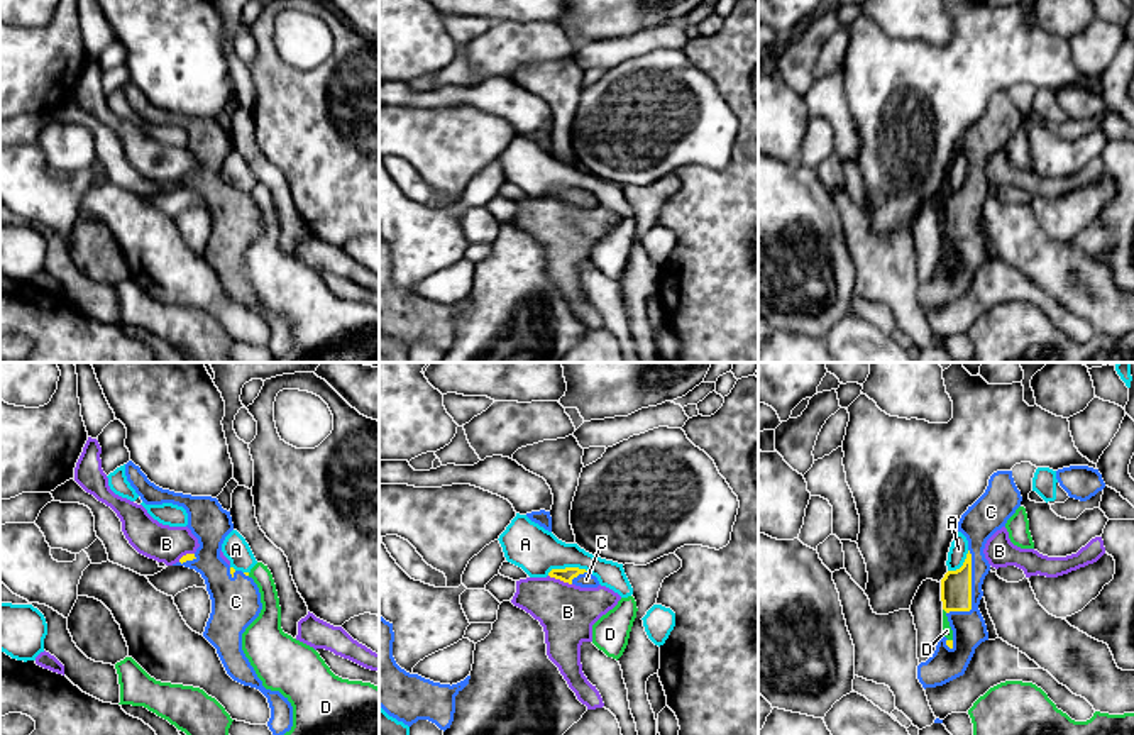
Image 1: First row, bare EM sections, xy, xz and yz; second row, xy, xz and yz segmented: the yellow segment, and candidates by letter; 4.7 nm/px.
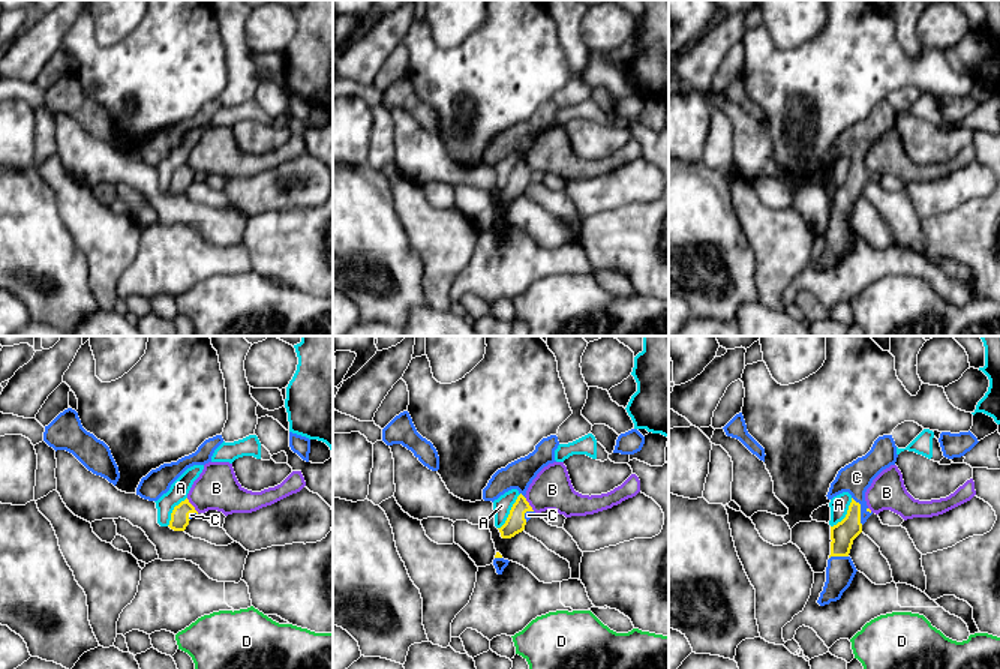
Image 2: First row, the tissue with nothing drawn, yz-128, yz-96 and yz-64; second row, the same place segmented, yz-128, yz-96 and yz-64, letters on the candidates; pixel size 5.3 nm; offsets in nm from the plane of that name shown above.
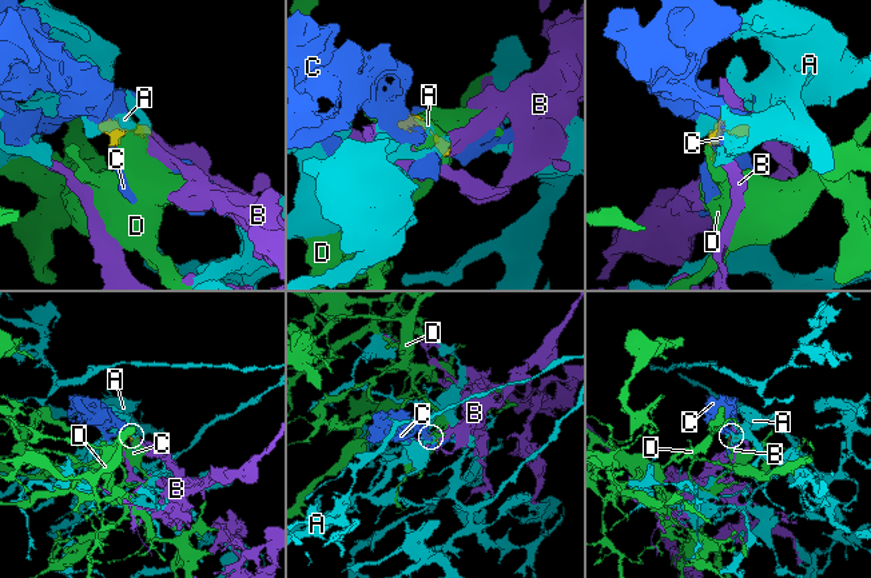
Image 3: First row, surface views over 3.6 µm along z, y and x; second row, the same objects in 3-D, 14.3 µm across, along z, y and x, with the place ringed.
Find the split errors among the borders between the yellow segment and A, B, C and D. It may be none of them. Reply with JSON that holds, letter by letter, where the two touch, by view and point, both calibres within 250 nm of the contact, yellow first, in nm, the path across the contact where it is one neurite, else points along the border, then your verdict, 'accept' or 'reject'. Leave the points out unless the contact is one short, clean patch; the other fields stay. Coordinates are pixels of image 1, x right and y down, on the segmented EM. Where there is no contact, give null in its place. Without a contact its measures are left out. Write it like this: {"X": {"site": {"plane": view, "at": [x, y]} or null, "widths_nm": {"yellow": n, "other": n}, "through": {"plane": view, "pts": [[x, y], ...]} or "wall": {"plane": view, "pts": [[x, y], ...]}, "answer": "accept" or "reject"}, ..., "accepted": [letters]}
{"A": {"site": {"plane": "xz", "at": [569, 568]}, "widths_nm": {"yellow": 70, "other": 220}, "answer": "reject"}, "B": {"site": {"plane": "xz", "at": [561, 580]}, "widths_nm": {"yellow": 70, "other": 260}, "answer": "reject"}, "C": {"site": {"plane": "yz", "at": [970, 591]}, "widths_nm": {"yellow": 140, "other": 160}, "answer": "accept"}, "D": {"site": {"plane": "yz", "at": [945, 610]}, "widths_nm": {"yellow": 140, "other": 50}, "answer": "reject"}, "accepted": ["C"]}

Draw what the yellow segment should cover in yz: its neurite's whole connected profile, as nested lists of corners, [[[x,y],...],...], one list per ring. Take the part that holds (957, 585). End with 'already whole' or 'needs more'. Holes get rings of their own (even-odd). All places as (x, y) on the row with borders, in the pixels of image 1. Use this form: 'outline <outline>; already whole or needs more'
outline [[[1012,471],[990,476],[985,493],[961,515],[958,532],[968,540],[963,566],[941,579],[941,601],[953,638],[939,637],[934,654],[917,666],[922,688],[943,686],[965,674],[975,649],[988,640],[985,620],[978,610],[982,584],[990,571],[983,549],[987,540],[1016,513],[1022,496]]]; needs more

